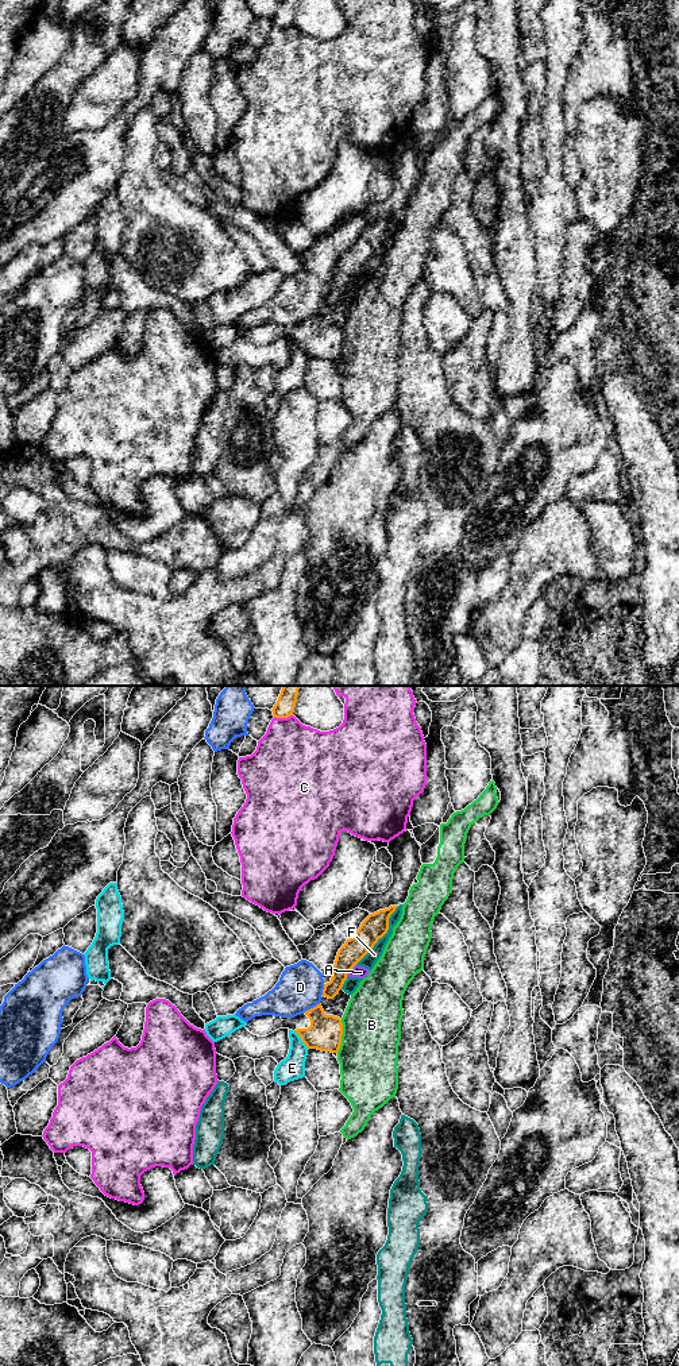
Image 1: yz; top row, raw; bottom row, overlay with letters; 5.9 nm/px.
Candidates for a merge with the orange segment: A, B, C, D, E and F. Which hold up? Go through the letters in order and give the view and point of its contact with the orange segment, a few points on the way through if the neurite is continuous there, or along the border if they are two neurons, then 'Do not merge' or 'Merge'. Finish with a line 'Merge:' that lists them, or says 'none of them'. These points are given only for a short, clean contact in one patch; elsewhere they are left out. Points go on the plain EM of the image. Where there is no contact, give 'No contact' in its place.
A: Touches orange at yz (350, 278). Boundary: yz (355, 273), (346, 285). Do not merge
B: Touches orange at yz (342, 343). Do not merge
C: Touches orange at yz (282, 26). Do not merge
D: Touches orange at yz (311, 317). Do not merge
E: Touches orange at yz (301, 348). Boundary: yz (294, 339), (308, 358). Do not merge
F: Touches orange at yz (382, 244). Do not merge
Merge: none of them

